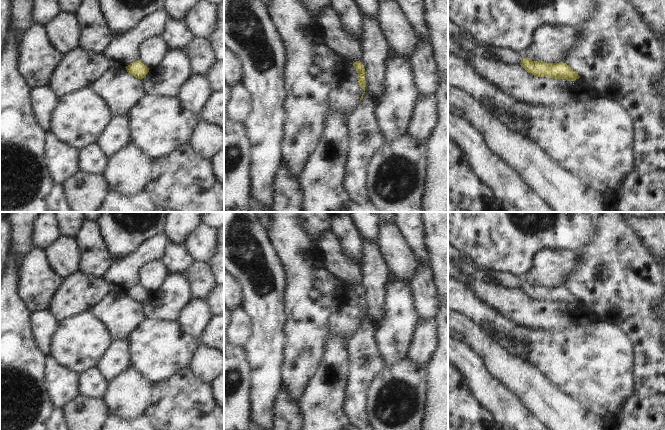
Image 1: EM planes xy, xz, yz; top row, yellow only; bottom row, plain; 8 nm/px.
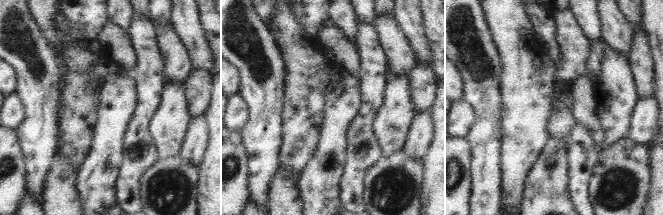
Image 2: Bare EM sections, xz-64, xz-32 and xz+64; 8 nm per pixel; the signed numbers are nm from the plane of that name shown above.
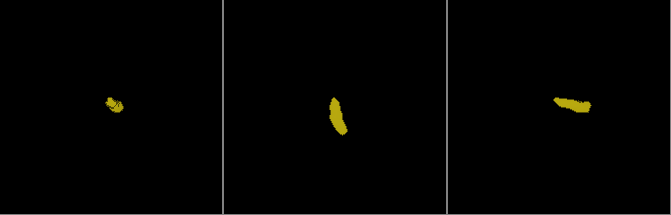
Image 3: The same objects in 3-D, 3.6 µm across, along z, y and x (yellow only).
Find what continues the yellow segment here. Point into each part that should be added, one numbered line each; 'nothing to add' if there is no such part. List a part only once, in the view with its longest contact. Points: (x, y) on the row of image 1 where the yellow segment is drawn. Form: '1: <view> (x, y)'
1: xz (329, 27)

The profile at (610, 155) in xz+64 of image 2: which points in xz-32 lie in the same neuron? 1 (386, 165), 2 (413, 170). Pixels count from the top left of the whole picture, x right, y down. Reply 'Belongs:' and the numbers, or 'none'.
Belongs: 1, 2

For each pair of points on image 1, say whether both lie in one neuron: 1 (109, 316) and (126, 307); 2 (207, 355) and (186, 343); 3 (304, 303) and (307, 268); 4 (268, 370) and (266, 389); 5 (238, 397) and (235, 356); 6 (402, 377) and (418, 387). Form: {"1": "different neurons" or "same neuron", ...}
{"1": "same neuron", "2": "different neurons", "3": "same neuron", "4": "same neuron", "5": "same neuron", "6": "same neuron"}

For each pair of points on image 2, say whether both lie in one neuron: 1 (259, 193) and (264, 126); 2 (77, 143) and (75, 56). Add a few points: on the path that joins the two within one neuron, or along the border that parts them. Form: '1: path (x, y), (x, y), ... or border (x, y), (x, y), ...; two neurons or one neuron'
1: path (259, 176), (262, 167), (262, 143); one neuron
2: path (77, 121), (77, 78); one neuron

